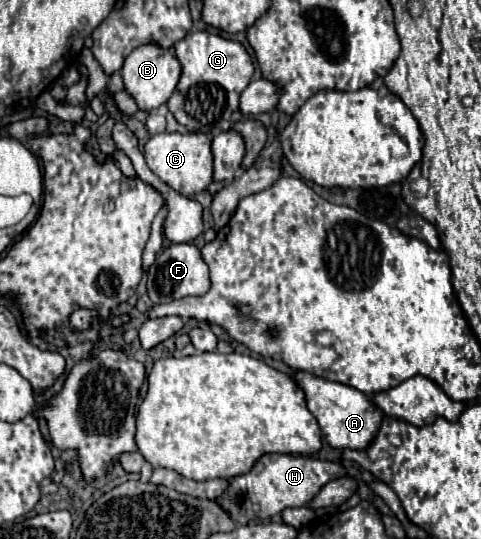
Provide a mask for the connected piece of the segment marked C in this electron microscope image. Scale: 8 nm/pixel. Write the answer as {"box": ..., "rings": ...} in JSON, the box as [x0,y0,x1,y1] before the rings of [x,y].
{"box":[144,134,212,196],"rings":[[[156,134],[148,140],[144,148],[144,158],[148,168],[170,188],[180,192],[182,196],[192,196],[196,192],[206,190],[212,182],[212,150],[210,138],[206,134]]]}

